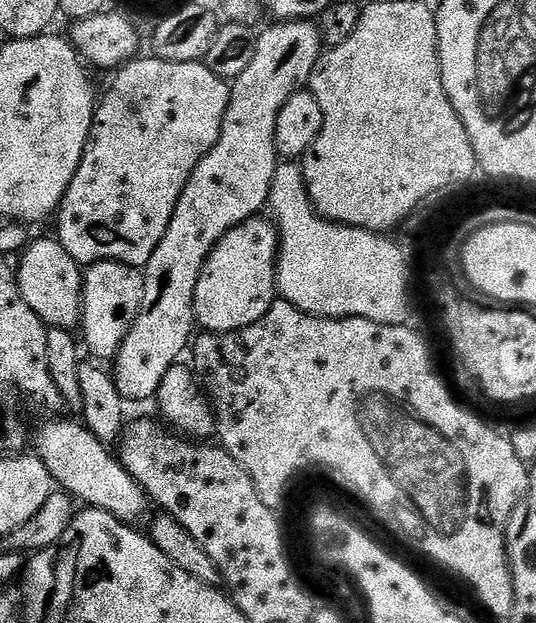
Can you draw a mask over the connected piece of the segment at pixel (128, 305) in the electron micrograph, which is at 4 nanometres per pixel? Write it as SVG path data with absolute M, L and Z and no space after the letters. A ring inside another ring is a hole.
M103 260L91 265L83 273L83 277L84 291L79 323L79 327L84 328L83 347L86 349L87 355L89 352L92 355L89 357L95 358L97 361L115 361L118 350L122 346L130 326L134 326L134 318L138 318L138 310L142 306L144 273L141 269L131 268L128 264Z

